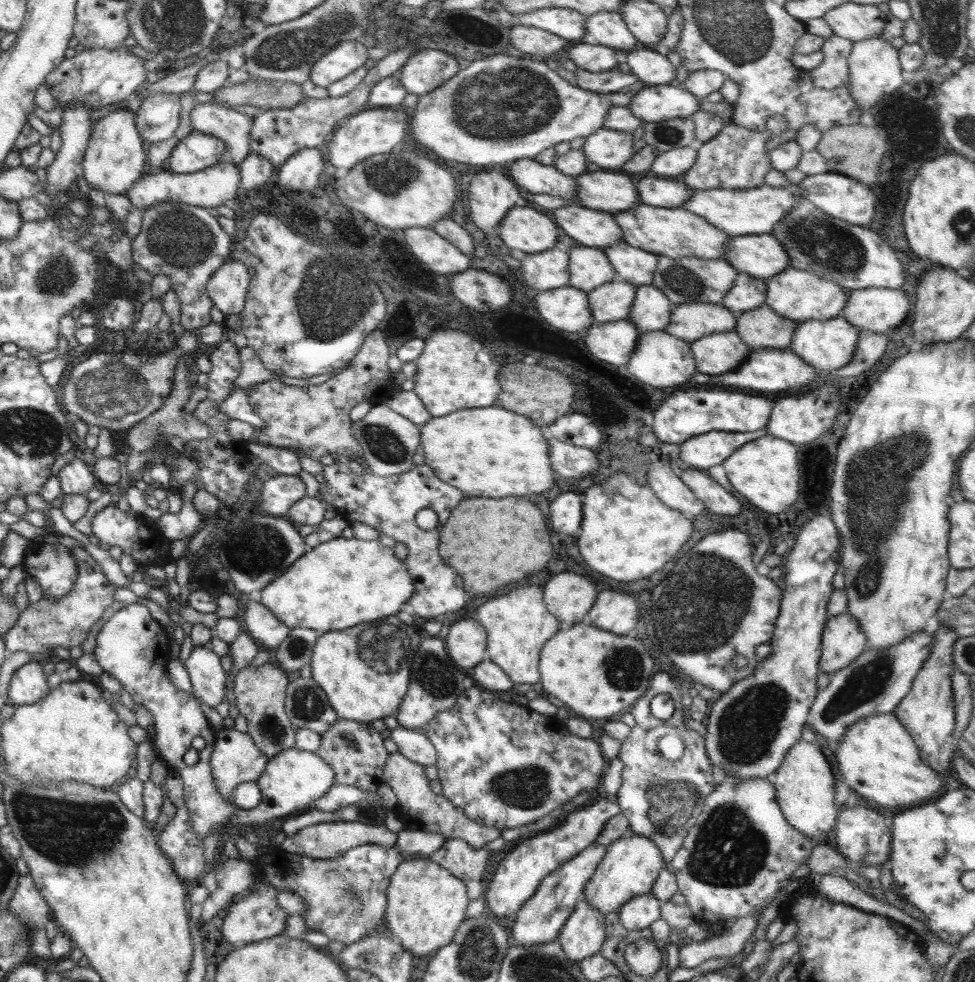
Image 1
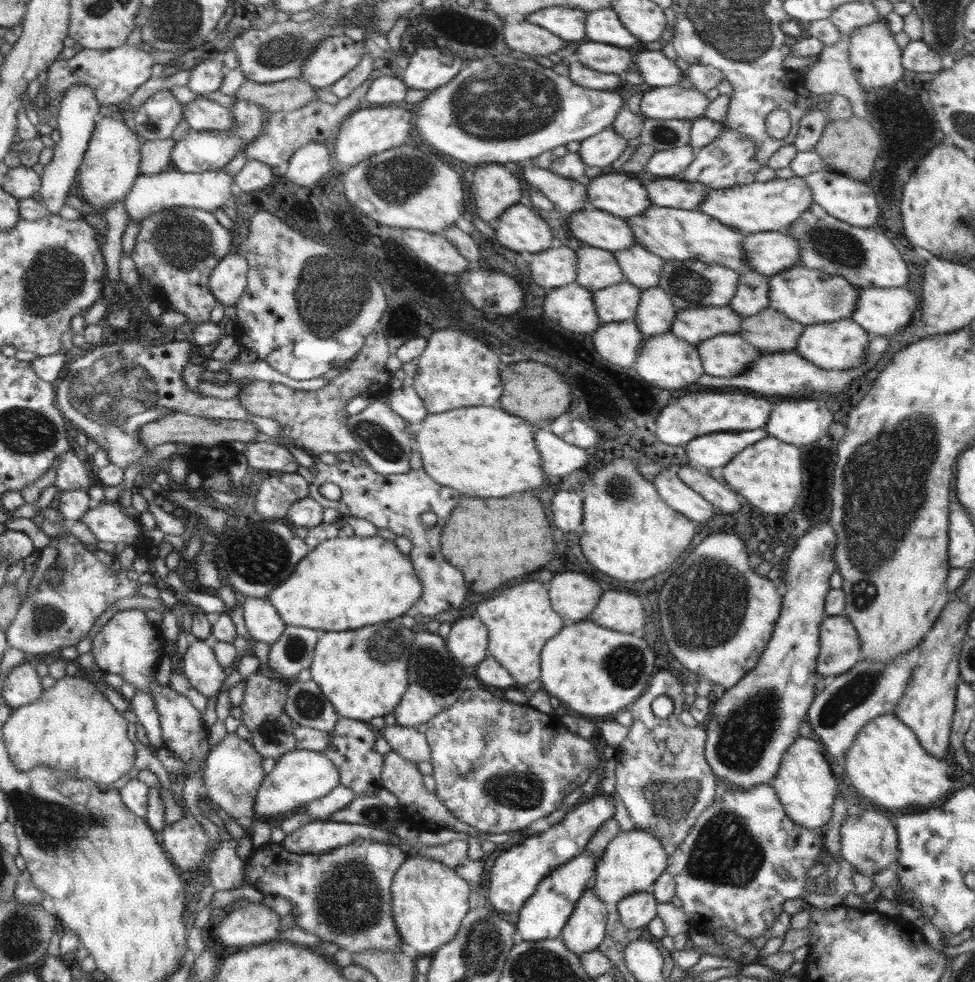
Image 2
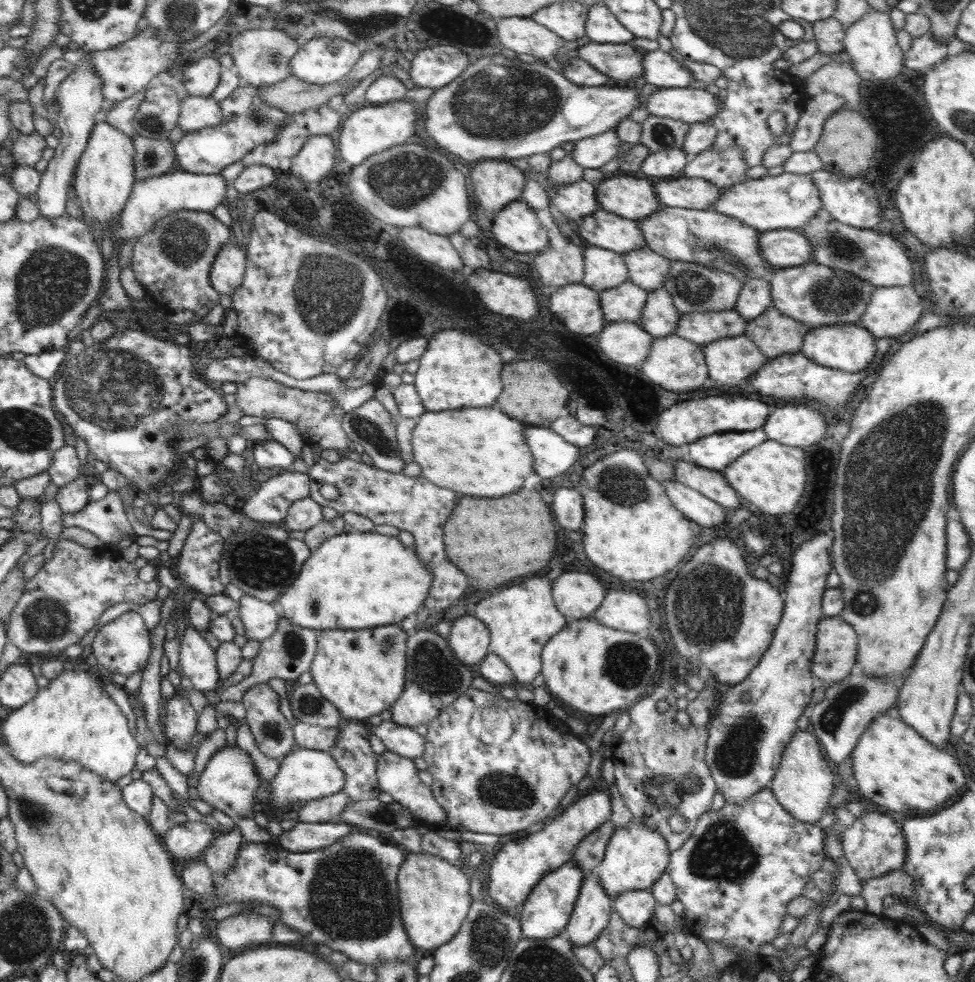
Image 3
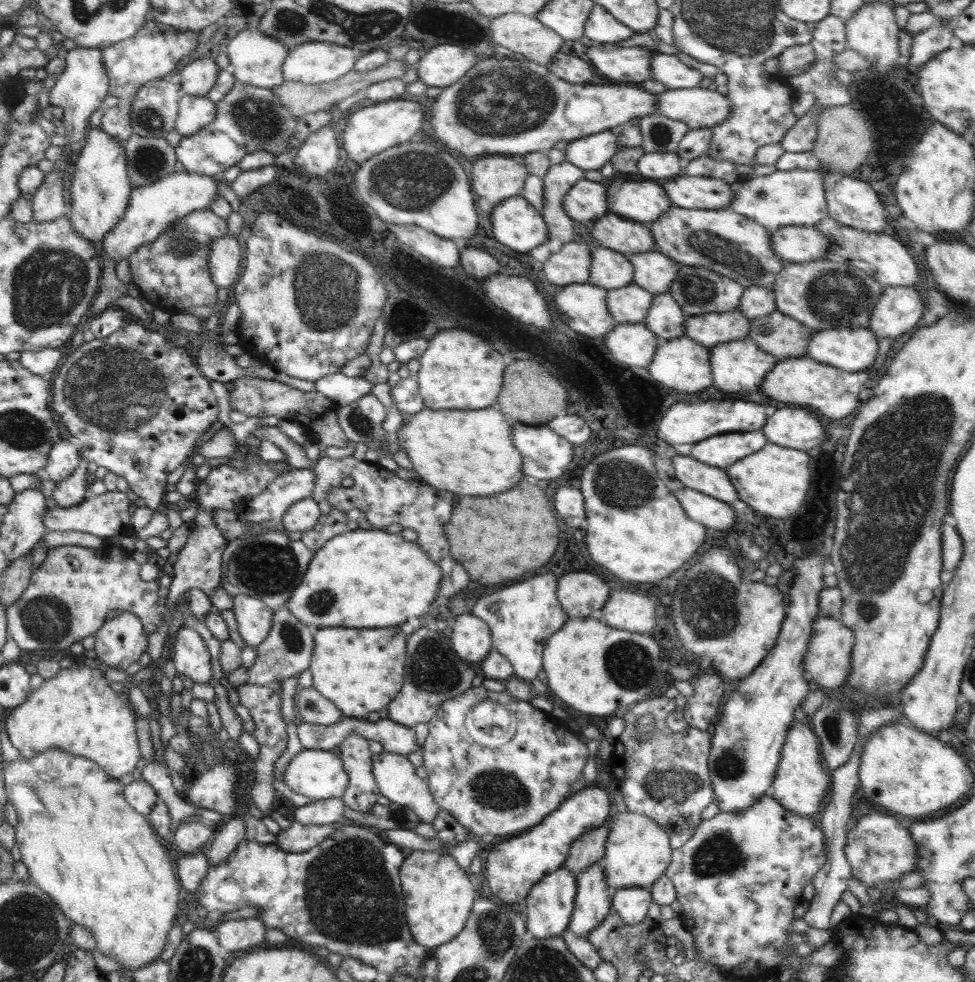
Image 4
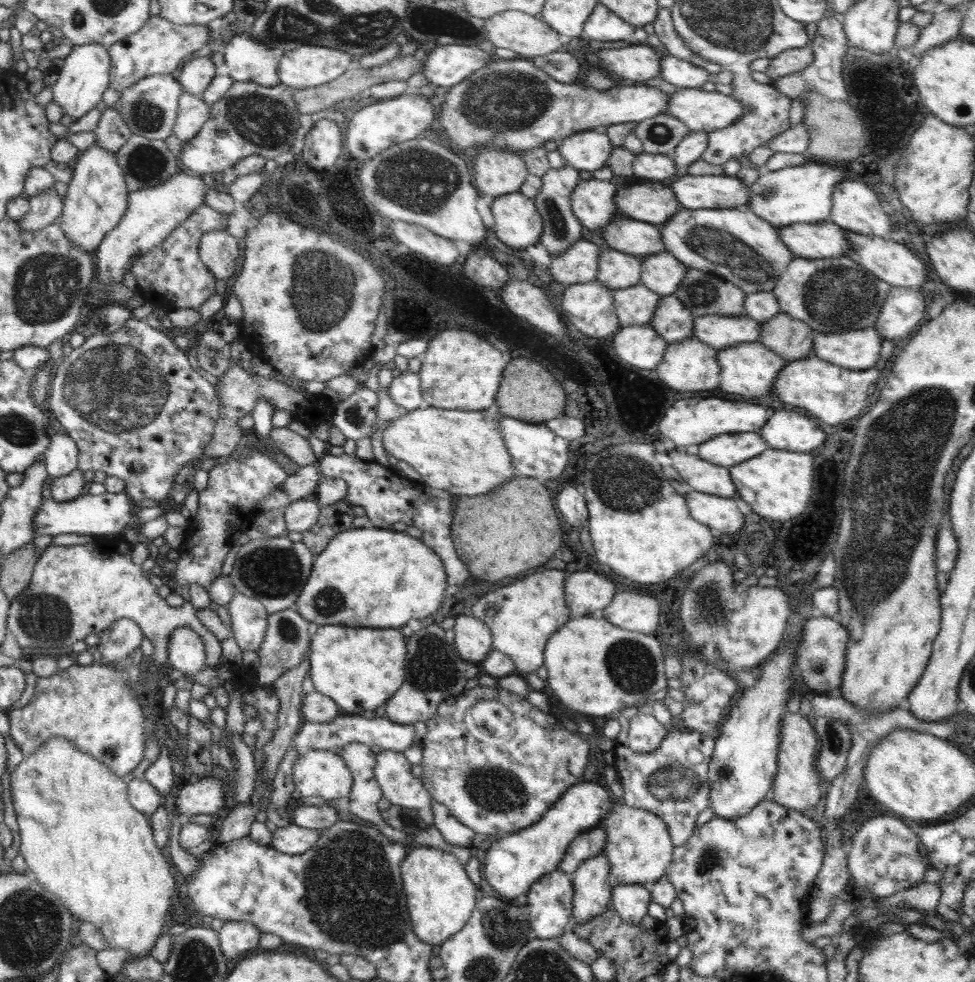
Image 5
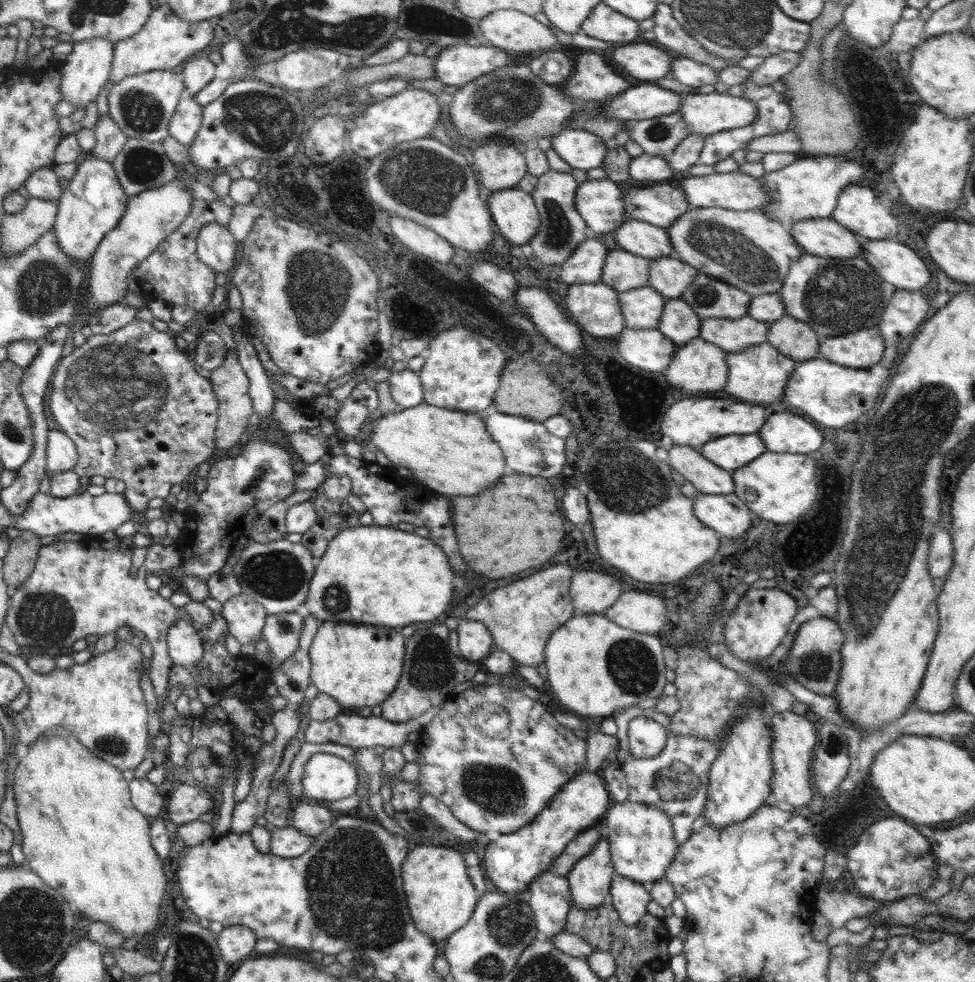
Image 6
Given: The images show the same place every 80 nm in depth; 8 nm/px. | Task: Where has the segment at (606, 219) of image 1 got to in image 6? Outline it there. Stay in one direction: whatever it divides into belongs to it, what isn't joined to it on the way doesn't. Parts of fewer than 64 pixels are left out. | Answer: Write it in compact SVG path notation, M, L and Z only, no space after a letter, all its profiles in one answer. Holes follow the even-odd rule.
M627 218L613 230L617 248L647 259L673 256L673 246L666 229Z

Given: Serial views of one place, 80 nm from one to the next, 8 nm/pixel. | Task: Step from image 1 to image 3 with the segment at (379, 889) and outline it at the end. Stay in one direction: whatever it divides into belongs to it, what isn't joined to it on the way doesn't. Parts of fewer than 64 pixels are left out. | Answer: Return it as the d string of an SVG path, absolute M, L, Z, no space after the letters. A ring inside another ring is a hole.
M357 828L354 830L354 834L348 834L346 837L339 838L334 844L326 846L316 851L309 851L306 853L292 853L284 850L283 846L280 846L277 841L268 842L250 842L243 841L241 844L240 852L236 856L236 864L234 864L234 870L228 871L223 875L212 874L213 890L215 894L221 898L221 904L232 904L232 902L260 902L264 906L272 906L274 910L280 914L280 921L285 925L288 925L294 932L298 932L298 935L313 940L318 944L326 944L332 951L338 951L346 956L349 956L352 961L359 963L367 963L370 966L377 966L381 960L408 960L412 954L416 952L416 947L410 942L404 926L402 926L402 920L400 920L399 909L399 890L397 886L397 876L400 866L405 862L405 856L400 848L395 845L391 845L385 840L381 840L378 837L370 836L366 830Z

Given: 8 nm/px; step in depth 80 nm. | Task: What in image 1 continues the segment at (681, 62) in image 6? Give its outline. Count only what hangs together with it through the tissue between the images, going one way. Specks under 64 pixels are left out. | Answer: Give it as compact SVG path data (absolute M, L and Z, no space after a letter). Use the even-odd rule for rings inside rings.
M631 49L626 60L636 78L636 83L668 85L675 79L675 67L668 61L666 55L662 55L656 50Z

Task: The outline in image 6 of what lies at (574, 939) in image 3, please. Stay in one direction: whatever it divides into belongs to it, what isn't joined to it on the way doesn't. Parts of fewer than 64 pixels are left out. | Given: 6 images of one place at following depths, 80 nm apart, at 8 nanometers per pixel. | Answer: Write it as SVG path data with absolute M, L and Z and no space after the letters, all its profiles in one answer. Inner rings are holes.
M605 837L584 858L573 864L567 881L573 903L583 911L600 906L610 896L609 888L615 874L610 856L610 844Z

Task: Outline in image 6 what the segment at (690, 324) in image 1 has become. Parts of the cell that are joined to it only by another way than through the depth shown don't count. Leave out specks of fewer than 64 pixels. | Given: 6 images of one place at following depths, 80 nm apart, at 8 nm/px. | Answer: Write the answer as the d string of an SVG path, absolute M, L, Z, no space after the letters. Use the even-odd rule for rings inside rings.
M747 315L740 319L702 319L698 336L728 354L762 344L766 342L766 335L768 324Z

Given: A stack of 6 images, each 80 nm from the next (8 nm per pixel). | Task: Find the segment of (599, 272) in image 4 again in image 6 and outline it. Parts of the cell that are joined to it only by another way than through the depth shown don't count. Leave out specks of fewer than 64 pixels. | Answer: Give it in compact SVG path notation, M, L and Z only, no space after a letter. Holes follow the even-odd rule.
M615 248L606 255L600 282L618 293L649 286L649 259Z

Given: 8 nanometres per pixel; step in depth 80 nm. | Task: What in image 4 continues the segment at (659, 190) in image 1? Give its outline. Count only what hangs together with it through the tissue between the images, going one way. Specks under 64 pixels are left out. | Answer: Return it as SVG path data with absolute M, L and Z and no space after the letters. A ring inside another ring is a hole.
M678 175L662 186L670 202L683 209L726 209L735 197L731 184L717 178Z

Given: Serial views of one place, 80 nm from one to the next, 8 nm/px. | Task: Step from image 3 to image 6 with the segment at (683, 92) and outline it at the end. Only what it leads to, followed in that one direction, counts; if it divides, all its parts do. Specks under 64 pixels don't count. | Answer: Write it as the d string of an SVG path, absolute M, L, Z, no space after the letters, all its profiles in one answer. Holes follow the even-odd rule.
M693 90L688 95L682 94L682 98L681 107L678 108L676 114L690 126L691 134L707 137L735 128L744 128L756 121L758 117L758 110L755 109L754 103L744 97L734 97L728 93L717 93L716 91L703 94Z

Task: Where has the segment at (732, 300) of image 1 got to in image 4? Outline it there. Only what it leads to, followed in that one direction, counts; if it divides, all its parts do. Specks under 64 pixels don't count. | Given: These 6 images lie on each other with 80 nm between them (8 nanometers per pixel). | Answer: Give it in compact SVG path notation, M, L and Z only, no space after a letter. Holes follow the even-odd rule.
M753 284L743 290L739 312L751 322L766 317L776 310L775 296L770 287Z

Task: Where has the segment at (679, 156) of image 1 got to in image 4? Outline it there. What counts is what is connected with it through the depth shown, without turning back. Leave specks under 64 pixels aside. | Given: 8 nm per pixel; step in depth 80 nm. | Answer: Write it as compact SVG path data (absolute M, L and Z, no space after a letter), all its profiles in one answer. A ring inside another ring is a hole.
M651 152L644 153L637 162L637 173L646 179L669 178L678 176L684 167L676 152Z

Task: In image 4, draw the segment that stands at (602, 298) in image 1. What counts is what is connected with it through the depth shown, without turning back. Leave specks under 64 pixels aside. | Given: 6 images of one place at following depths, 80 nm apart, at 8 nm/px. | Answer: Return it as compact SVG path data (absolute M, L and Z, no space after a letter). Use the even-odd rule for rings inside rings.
M632 282L622 288L608 290L606 306L617 324L643 323L652 300L650 291Z

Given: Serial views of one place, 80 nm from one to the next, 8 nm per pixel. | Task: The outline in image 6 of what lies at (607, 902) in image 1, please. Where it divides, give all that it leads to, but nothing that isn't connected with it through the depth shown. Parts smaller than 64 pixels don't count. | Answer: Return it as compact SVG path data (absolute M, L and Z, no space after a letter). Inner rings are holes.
M615 803L602 818L603 836L610 844L612 868L622 875L645 886L665 876L668 866L678 853L678 841L674 838L672 822L666 812L652 805Z

